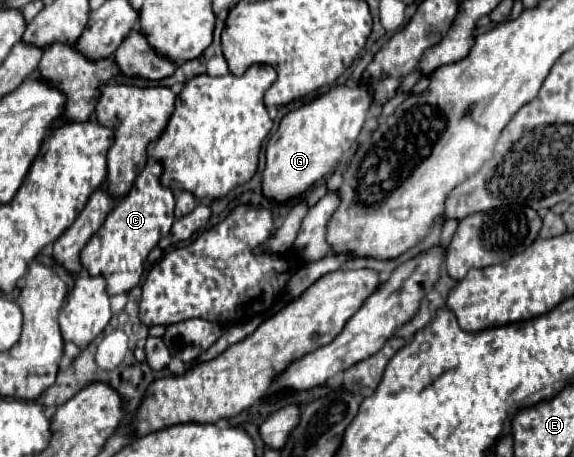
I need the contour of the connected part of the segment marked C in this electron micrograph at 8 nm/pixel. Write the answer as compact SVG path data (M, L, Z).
M148 160L146 168L136 176L130 192L118 198L106 222L100 226L96 236L90 238L80 254L82 266L90 272L90 276L106 278L106 292L110 296L130 292L140 282L146 256L152 248L156 248L160 238L168 234L174 222L174 194L170 188L160 184L160 174L162 164L156 160Z

